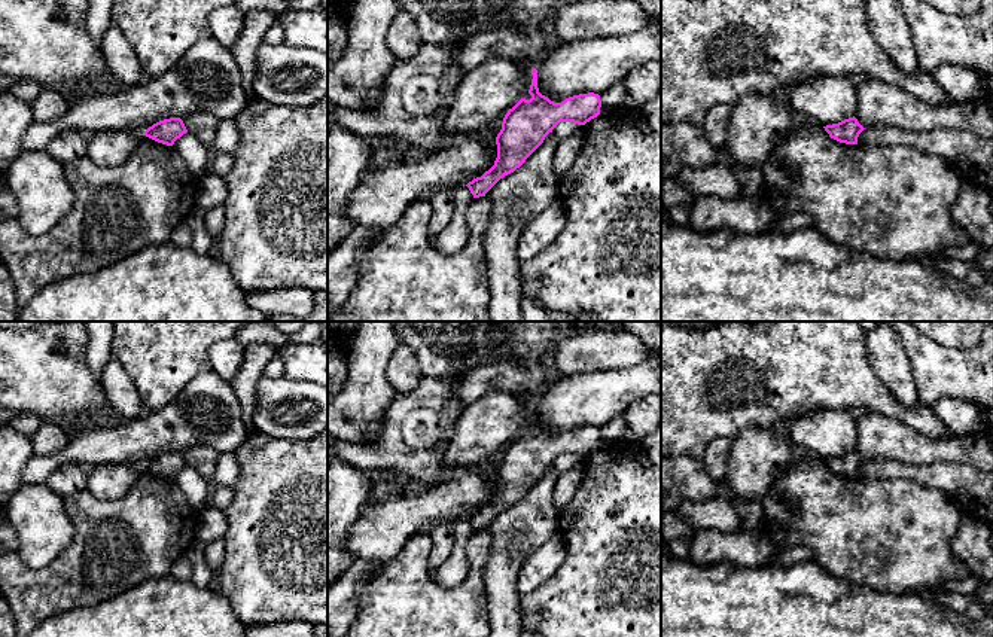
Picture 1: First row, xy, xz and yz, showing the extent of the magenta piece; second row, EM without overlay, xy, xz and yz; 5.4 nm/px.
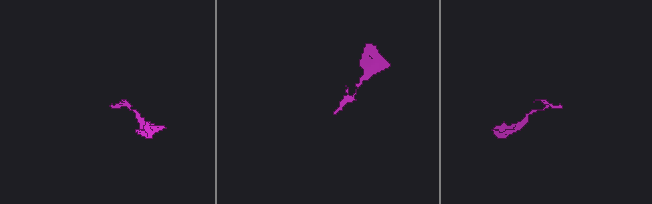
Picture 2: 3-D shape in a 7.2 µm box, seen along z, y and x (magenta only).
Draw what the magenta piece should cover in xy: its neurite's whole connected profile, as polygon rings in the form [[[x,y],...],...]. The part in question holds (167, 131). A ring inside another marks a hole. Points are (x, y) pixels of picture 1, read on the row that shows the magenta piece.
[[[180,118],[159,121],[149,127],[143,134],[158,143],[173,146],[188,129]]]

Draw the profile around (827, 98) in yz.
[[[820,74],[780,91],[794,112],[805,113],[823,127],[855,116],[856,85],[850,76]]]

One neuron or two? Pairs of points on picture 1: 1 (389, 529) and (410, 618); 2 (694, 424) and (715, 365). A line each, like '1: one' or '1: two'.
1: two
2: one

